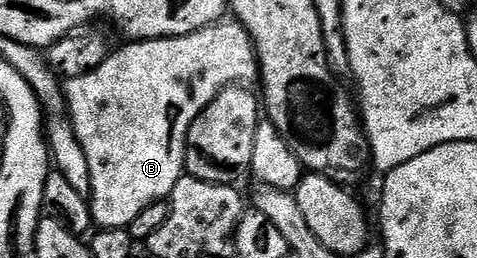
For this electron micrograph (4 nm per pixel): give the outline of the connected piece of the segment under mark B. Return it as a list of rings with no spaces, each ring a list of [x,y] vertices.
[[[223,21],[214,23],[208,29],[200,29],[191,35],[181,35],[171,39],[143,39],[141,41],[130,41],[127,47],[111,50],[106,60],[101,63],[95,71],[87,75],[81,75],[75,79],[66,79],[64,83],[65,99],[68,108],[68,118],[75,135],[87,154],[88,169],[91,171],[91,181],[96,188],[98,207],[96,203],[96,223],[99,228],[103,227],[125,227],[129,228],[132,221],[140,216],[144,210],[154,203],[169,200],[172,189],[176,189],[176,181],[180,181],[186,170],[186,138],[192,121],[206,106],[214,100],[226,87],[231,85],[250,85],[259,78],[258,55],[254,52],[254,40],[250,34],[236,21]]]

